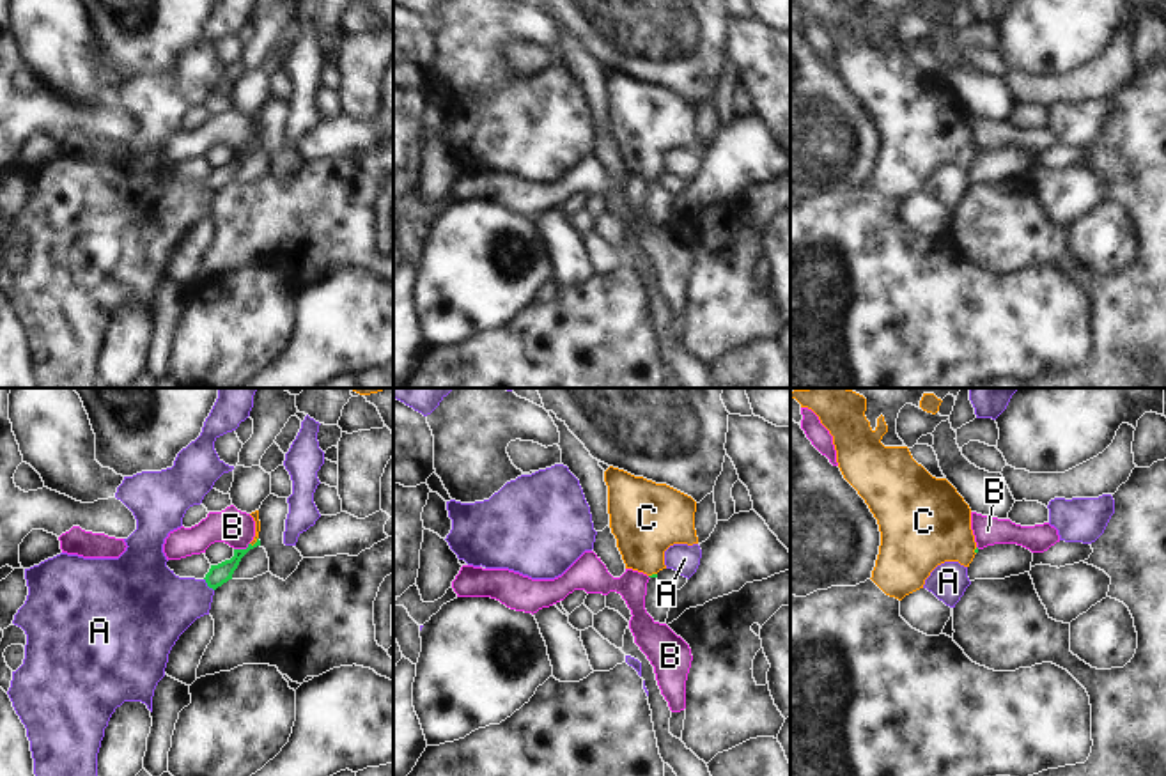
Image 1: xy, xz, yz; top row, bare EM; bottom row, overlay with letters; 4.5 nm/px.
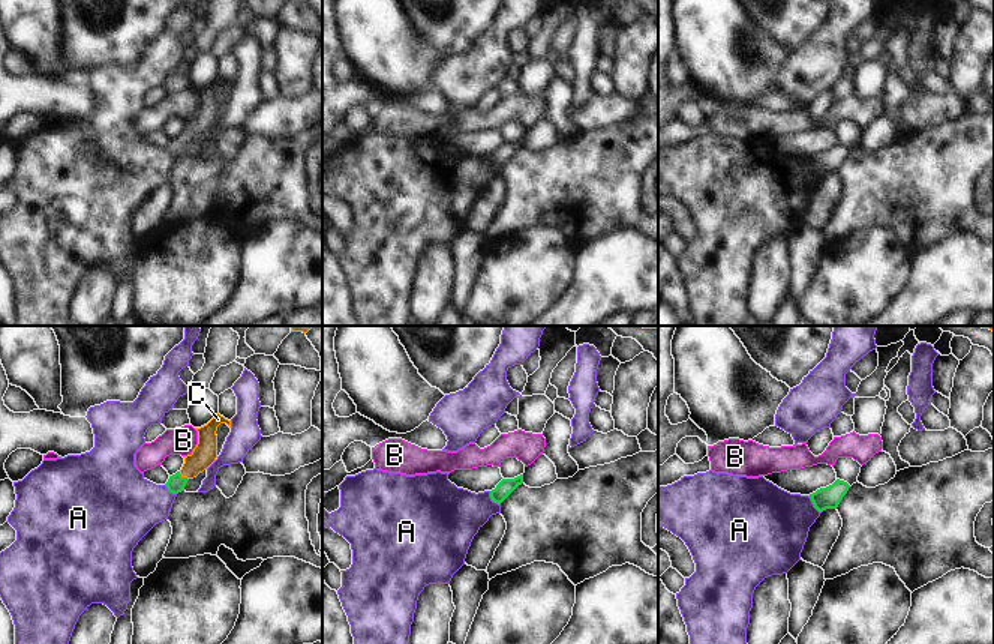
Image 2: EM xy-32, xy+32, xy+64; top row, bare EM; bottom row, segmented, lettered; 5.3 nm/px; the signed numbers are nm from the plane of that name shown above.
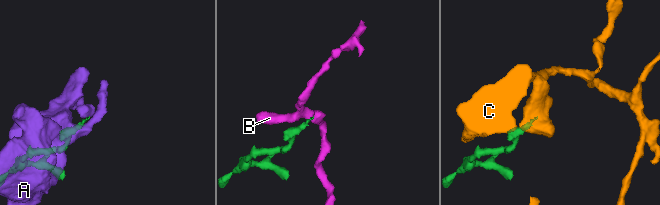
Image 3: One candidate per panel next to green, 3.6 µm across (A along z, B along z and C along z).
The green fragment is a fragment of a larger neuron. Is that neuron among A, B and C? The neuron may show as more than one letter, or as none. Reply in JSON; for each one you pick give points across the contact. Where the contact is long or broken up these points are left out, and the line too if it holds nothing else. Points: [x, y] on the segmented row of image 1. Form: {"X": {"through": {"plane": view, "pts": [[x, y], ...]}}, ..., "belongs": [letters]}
{"C": {"through": {"plane": "xy", "pts": [[218, 574], [256, 543], [257, 521], [254, 514]]}}, "belongs": ["C"]}

